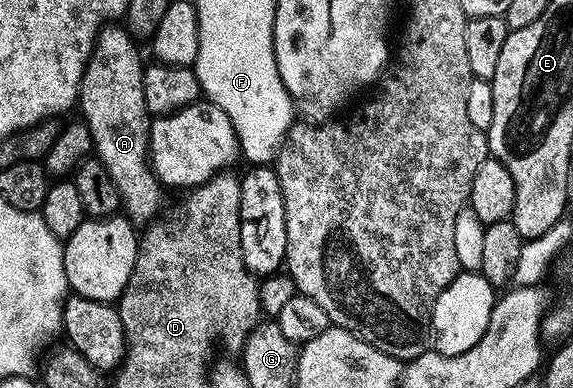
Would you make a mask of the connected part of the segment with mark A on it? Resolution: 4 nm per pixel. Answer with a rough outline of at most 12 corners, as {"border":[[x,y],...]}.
{"border":[[124,26],[102,27],[80,118],[124,214],[145,225],[163,185],[149,161],[145,67]]}

